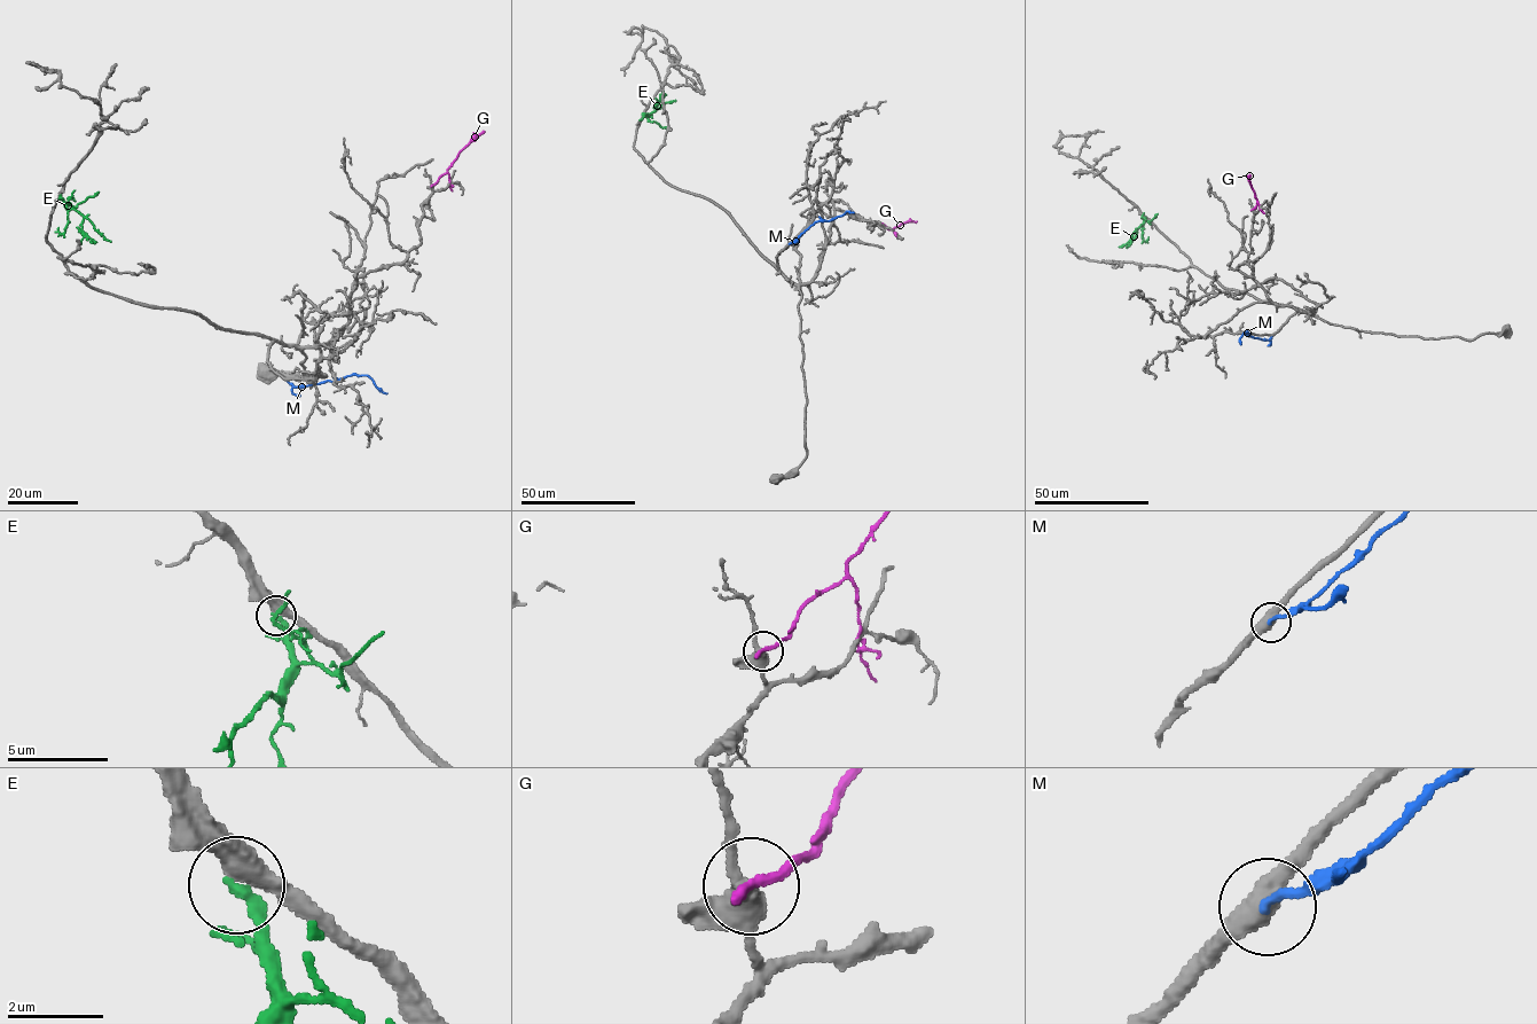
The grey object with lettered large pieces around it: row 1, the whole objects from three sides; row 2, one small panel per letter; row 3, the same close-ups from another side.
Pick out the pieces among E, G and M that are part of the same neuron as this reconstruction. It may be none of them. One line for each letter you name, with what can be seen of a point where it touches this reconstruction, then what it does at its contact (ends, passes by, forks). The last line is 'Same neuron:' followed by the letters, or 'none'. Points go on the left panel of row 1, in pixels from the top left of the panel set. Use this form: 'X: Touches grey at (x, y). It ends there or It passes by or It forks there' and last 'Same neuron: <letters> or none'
Same neuron: none

